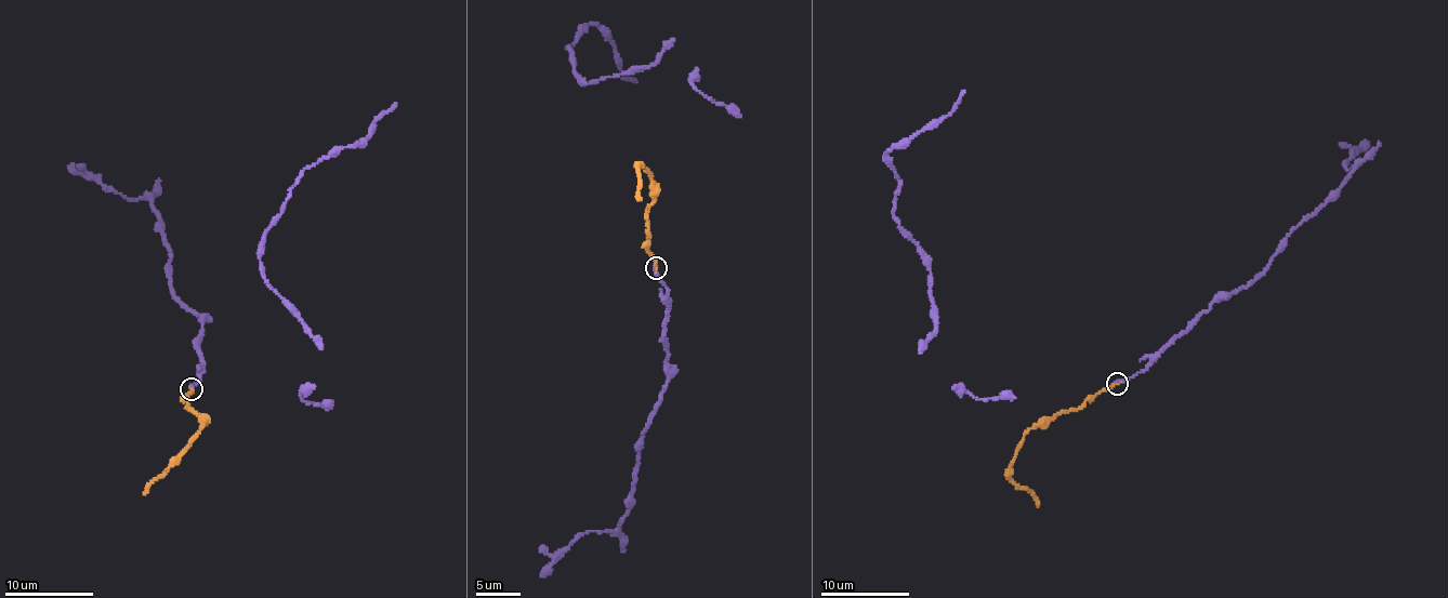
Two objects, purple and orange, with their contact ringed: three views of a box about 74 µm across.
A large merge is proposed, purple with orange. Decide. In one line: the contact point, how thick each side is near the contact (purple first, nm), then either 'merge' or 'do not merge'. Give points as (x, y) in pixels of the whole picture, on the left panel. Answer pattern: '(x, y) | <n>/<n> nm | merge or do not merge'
(192, 389) | 280/140 nm | merge

